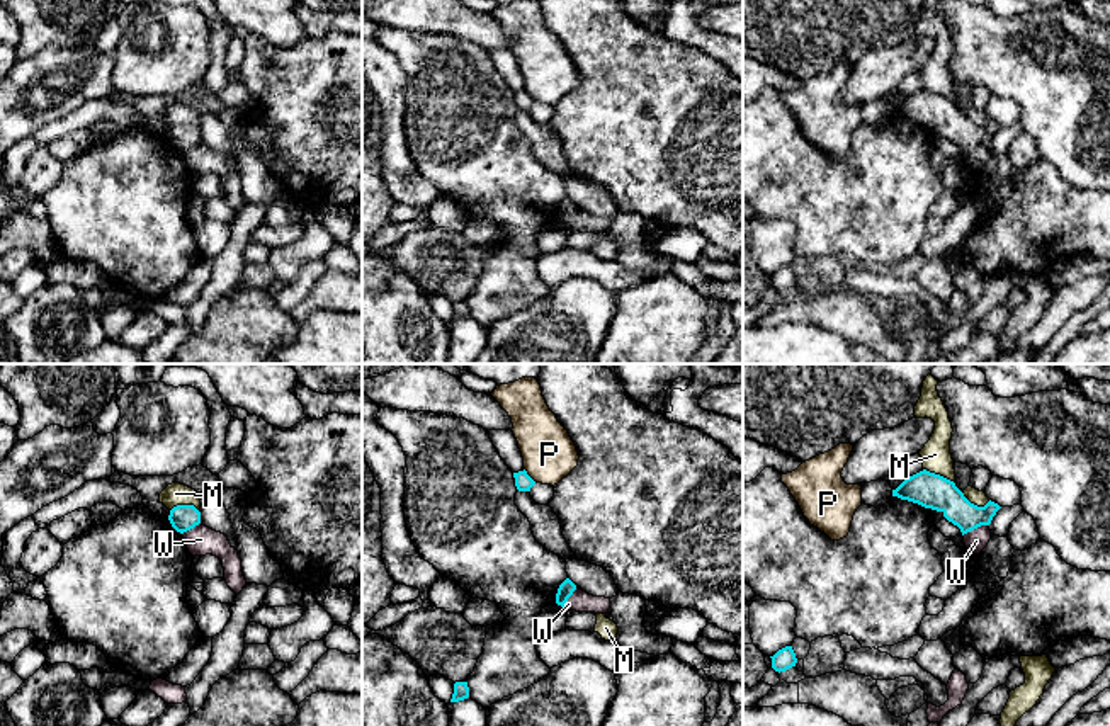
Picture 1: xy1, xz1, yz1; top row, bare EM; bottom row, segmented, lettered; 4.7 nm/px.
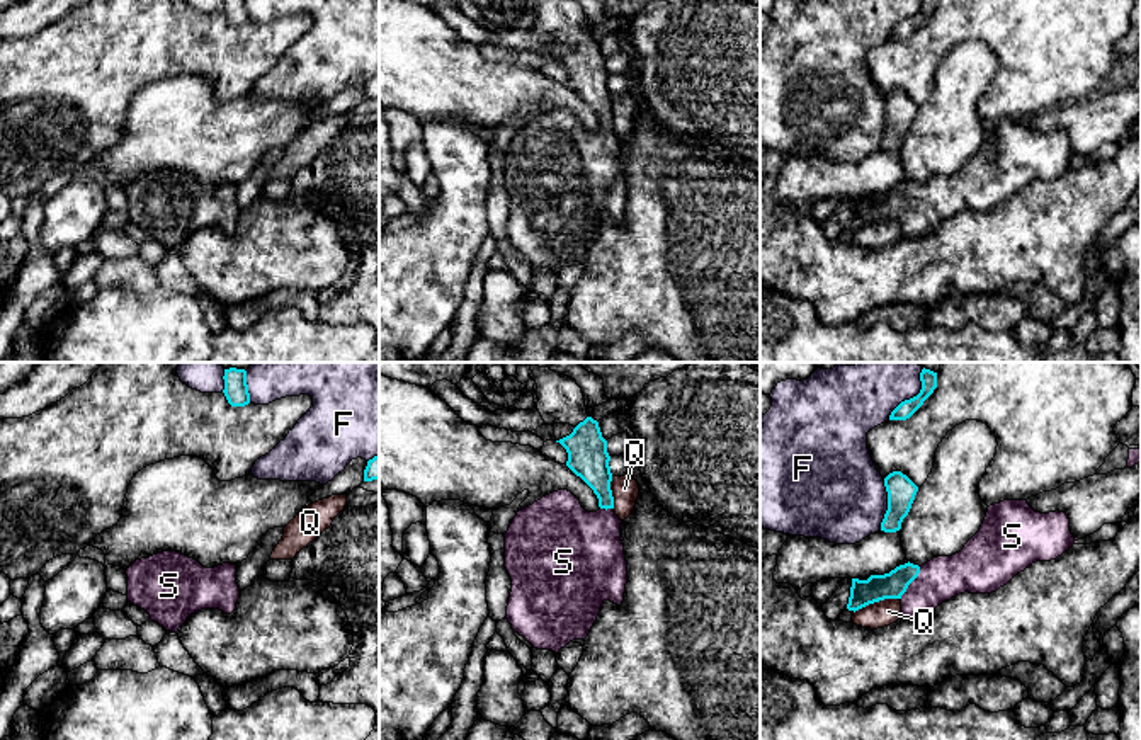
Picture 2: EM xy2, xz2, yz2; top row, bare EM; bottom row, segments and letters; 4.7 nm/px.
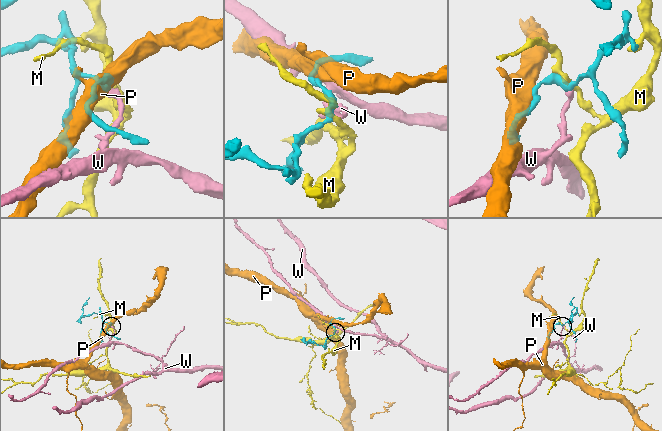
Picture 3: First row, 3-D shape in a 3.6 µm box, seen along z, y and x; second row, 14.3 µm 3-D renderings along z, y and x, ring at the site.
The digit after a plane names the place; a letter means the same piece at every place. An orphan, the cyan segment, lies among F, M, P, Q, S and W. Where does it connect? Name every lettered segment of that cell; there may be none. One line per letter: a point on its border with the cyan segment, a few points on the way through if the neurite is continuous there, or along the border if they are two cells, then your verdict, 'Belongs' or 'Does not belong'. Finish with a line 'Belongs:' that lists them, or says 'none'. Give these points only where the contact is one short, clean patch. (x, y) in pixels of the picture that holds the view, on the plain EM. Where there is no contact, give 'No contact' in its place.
F: Touches cyan at yz2 (888, 125). Does not belong
M: Touches cyan at xy1 (186, 124). Boundary: xy1 (170, 128), (192, 124), (199, 131). Does not belong
P: Touches cyan at xz1 (527, 94). Does not belong
Q: Touches cyan at yz2 (876, 220). Does not belong
S: Touches cyan at yz2 (910, 201). Path across: yz2 (890, 204), (910, 201), (936, 201), (941, 198). Belongs
W: Touches cyan at yz1 (974, 147). Boundary: yz1 (986, 143), (962, 155). Does not belong
Belongs: S

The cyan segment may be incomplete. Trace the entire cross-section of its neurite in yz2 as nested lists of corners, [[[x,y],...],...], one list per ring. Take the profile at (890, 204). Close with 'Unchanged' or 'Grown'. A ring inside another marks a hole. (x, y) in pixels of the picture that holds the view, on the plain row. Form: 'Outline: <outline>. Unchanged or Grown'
Outline: [[[1003,119],[988,126],[979,150],[959,172],[932,177],[922,185],[908,180],[889,192],[871,194],[867,199],[852,197],[847,228],[855,231],[884,218],[900,218],[905,236],[923,235],[964,211],[996,211],[1032,182],[1056,179],[1073,163],[1075,157],[1064,131],[1041,133],[1027,119]]]. Grown

